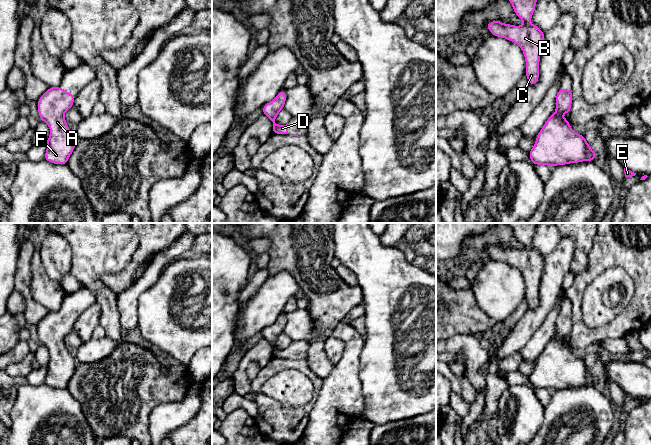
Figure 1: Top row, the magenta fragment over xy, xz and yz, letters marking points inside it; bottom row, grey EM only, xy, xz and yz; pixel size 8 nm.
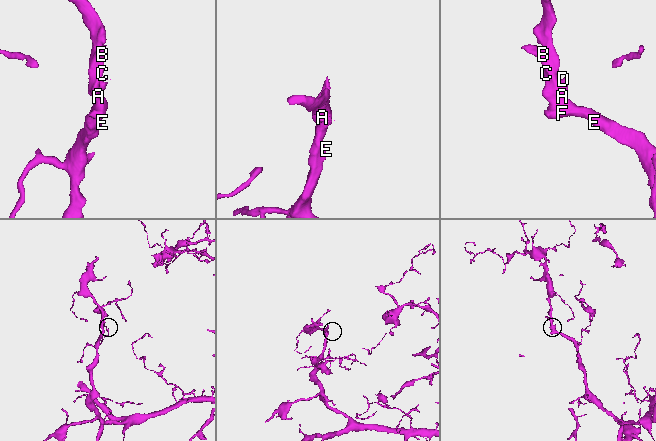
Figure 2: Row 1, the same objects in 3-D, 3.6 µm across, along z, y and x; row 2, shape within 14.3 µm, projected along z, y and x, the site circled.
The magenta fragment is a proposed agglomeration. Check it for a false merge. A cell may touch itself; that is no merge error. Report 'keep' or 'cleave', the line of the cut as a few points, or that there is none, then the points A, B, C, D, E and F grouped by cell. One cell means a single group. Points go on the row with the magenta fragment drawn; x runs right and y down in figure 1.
keep | no cut | A B C D E F

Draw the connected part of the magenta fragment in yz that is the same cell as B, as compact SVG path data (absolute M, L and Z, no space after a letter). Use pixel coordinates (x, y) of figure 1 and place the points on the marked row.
M509 0L515 14L525 23L523 26L504 24L499 20L489 22L485 26L496 37L505 38L519 45L526 61L525 74L528 84L535 85L539 81L540 54L544 45L545 33L529 21L535 11L537 0Z

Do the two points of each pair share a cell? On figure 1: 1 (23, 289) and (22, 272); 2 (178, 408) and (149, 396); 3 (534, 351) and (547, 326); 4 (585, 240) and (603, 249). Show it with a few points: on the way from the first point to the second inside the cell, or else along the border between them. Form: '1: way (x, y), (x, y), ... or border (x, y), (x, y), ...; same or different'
1: way (22, 285), (22, 276); same
2: border (187, 393), (179, 400), (159, 403), (148, 418); different
3: way (535, 345), (546, 332); same
4: border (596, 233), (586, 266); different

